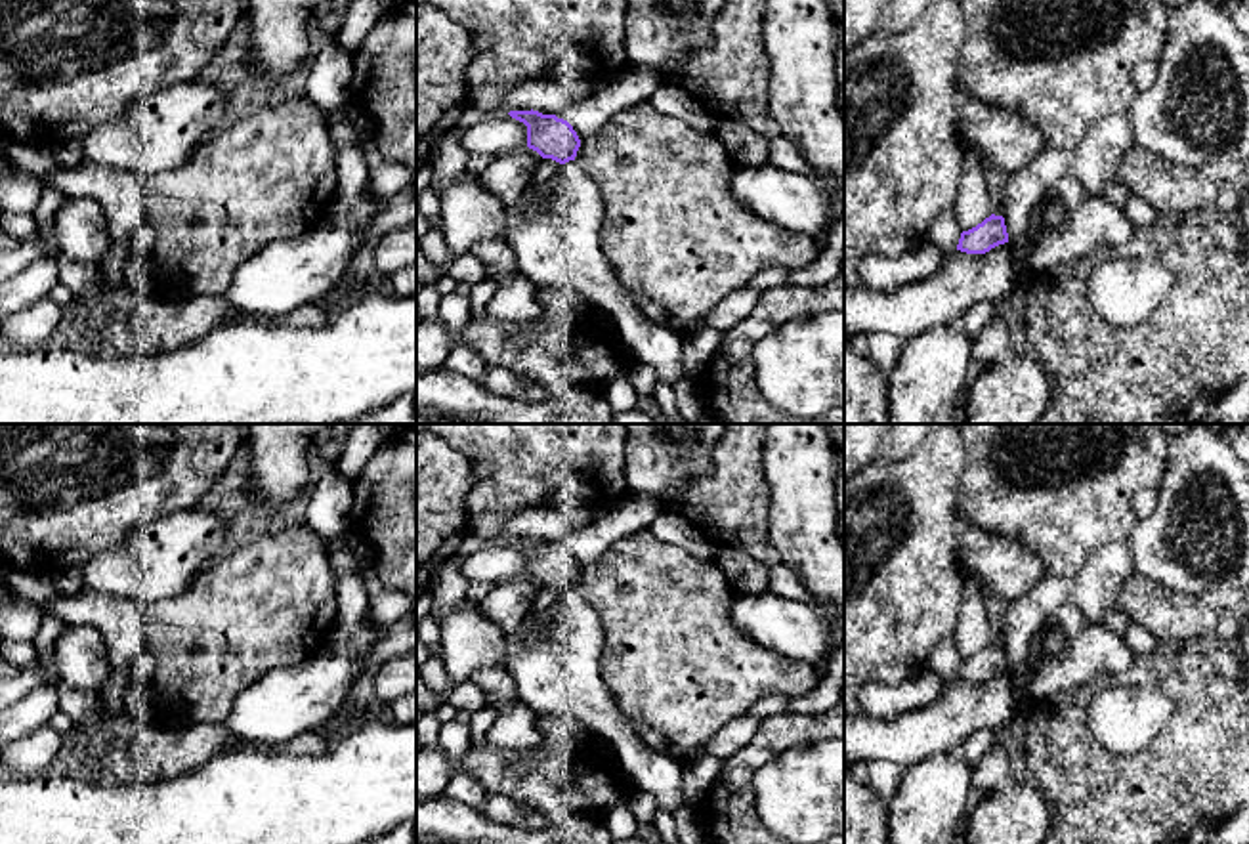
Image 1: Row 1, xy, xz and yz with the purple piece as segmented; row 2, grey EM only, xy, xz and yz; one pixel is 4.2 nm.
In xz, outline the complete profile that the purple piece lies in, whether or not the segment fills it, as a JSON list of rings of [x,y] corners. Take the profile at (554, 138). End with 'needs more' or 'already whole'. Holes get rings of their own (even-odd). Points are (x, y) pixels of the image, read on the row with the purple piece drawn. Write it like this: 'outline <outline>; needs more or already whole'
outline [[[533,109],[510,111],[508,115],[527,126],[529,149],[537,151],[542,158],[552,158],[561,164],[561,172],[552,183],[554,189],[550,195],[540,197],[527,191],[516,204],[506,206],[510,214],[506,243],[516,254],[518,271],[533,286],[567,286],[581,294],[586,302],[611,317],[621,342],[628,348],[636,363],[649,365],[657,372],[657,378],[678,384],[682,380],[684,336],[644,317],[607,264],[600,246],[603,200],[600,187],[575,160],[581,147],[577,132],[567,120]],[[535,200],[546,202],[544,212],[533,220],[523,220],[521,214]]]; needs more

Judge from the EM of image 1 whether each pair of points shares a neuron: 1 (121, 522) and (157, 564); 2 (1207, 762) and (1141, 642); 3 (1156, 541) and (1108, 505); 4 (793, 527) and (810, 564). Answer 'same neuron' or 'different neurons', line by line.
1: different neurons
2: different neurons
3: different neurons
4: same neuron

